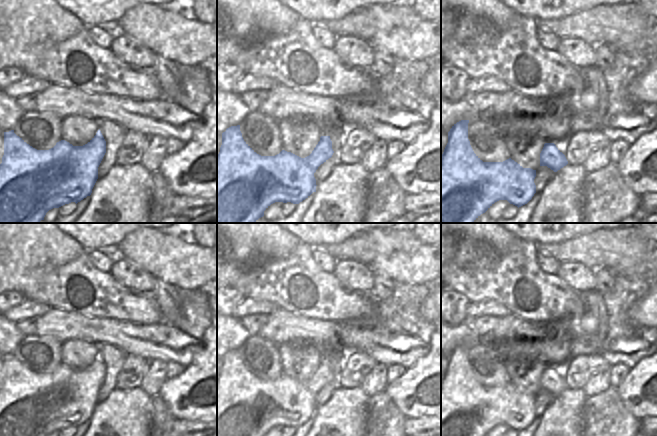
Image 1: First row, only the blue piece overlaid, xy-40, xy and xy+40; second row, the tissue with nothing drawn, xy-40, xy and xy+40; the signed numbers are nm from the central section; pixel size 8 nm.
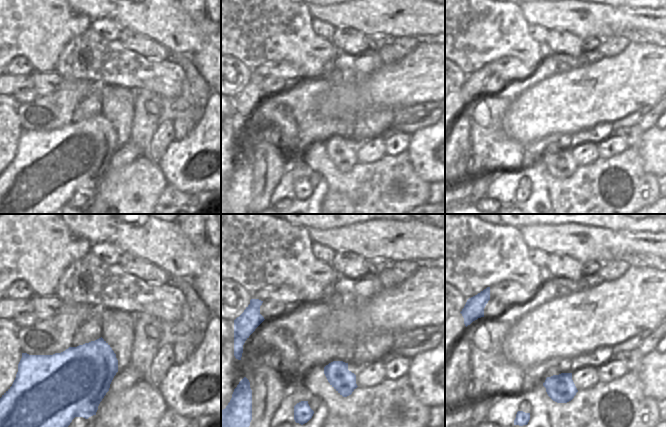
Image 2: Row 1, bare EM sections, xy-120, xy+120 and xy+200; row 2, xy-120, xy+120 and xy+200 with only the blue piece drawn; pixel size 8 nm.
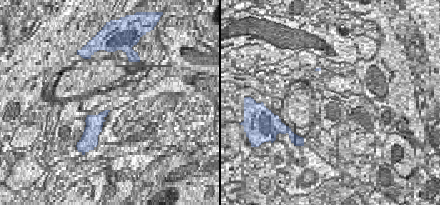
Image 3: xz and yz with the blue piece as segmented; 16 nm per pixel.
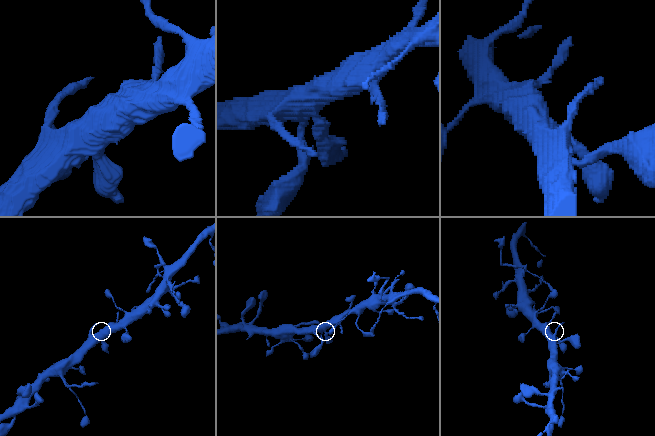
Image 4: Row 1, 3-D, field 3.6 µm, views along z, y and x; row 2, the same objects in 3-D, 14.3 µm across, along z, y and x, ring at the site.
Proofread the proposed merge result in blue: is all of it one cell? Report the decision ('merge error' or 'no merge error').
no merge error

